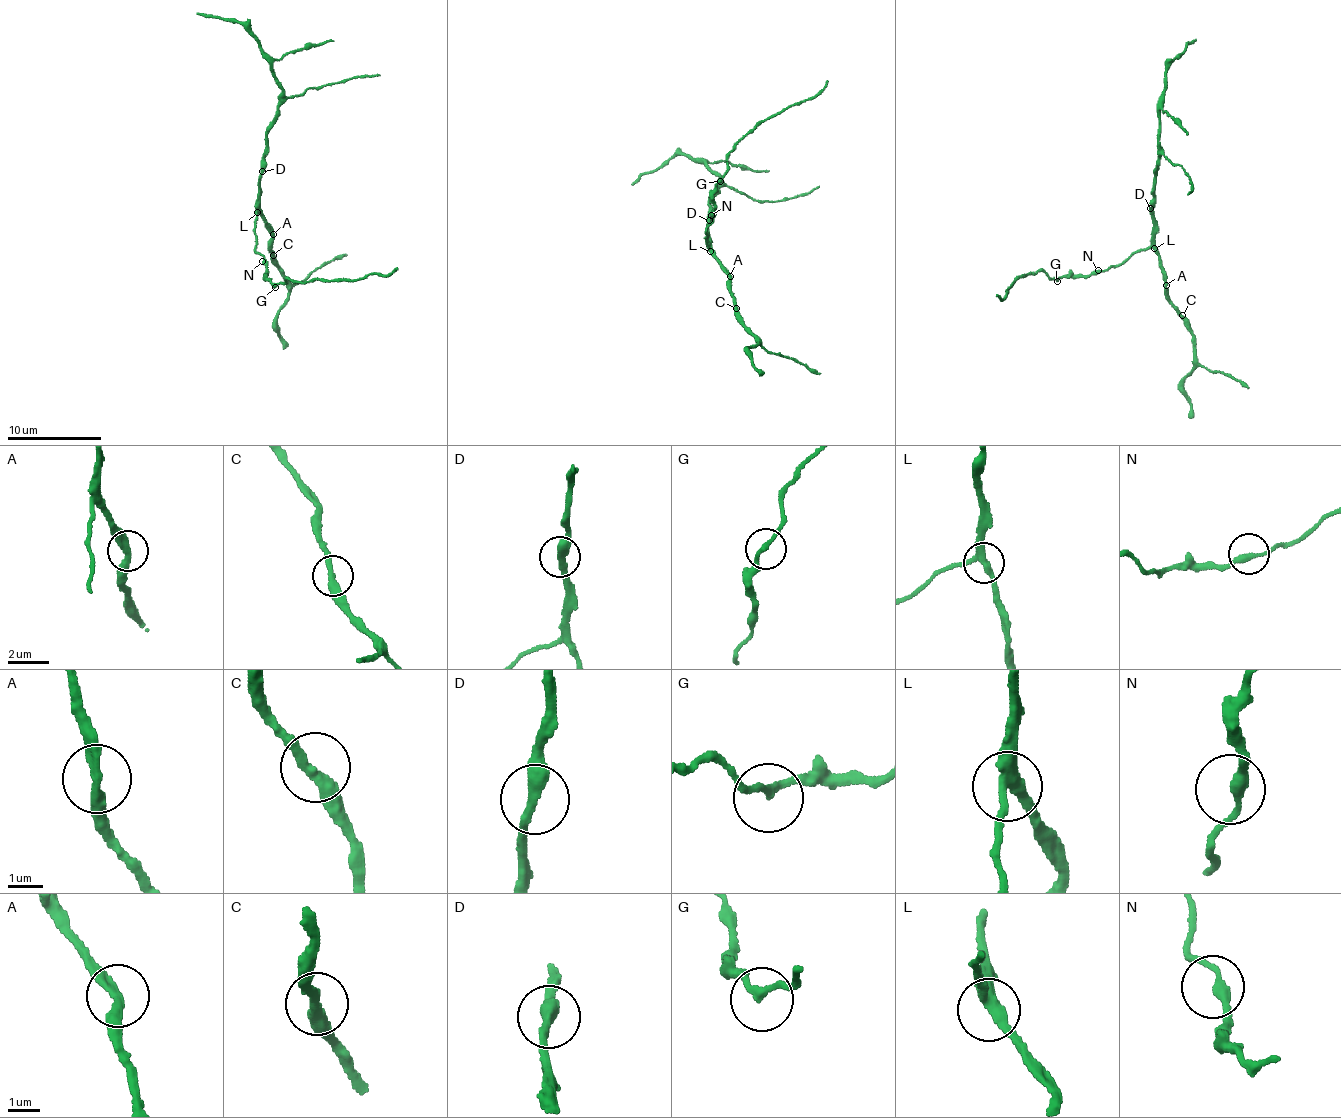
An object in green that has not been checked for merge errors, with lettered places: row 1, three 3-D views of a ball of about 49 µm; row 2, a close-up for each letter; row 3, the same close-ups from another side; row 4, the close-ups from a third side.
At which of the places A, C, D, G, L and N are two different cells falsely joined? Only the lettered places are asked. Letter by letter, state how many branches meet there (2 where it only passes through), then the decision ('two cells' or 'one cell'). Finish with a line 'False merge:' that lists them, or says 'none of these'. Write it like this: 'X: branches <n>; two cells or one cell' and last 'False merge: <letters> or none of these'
A: branches 2; one cell
C: branches 2; one cell
D: branches 2; one cell
G: branches 2; one cell
L: branches 3; one cell
N: branches 2; one cell
False merge: none of these

